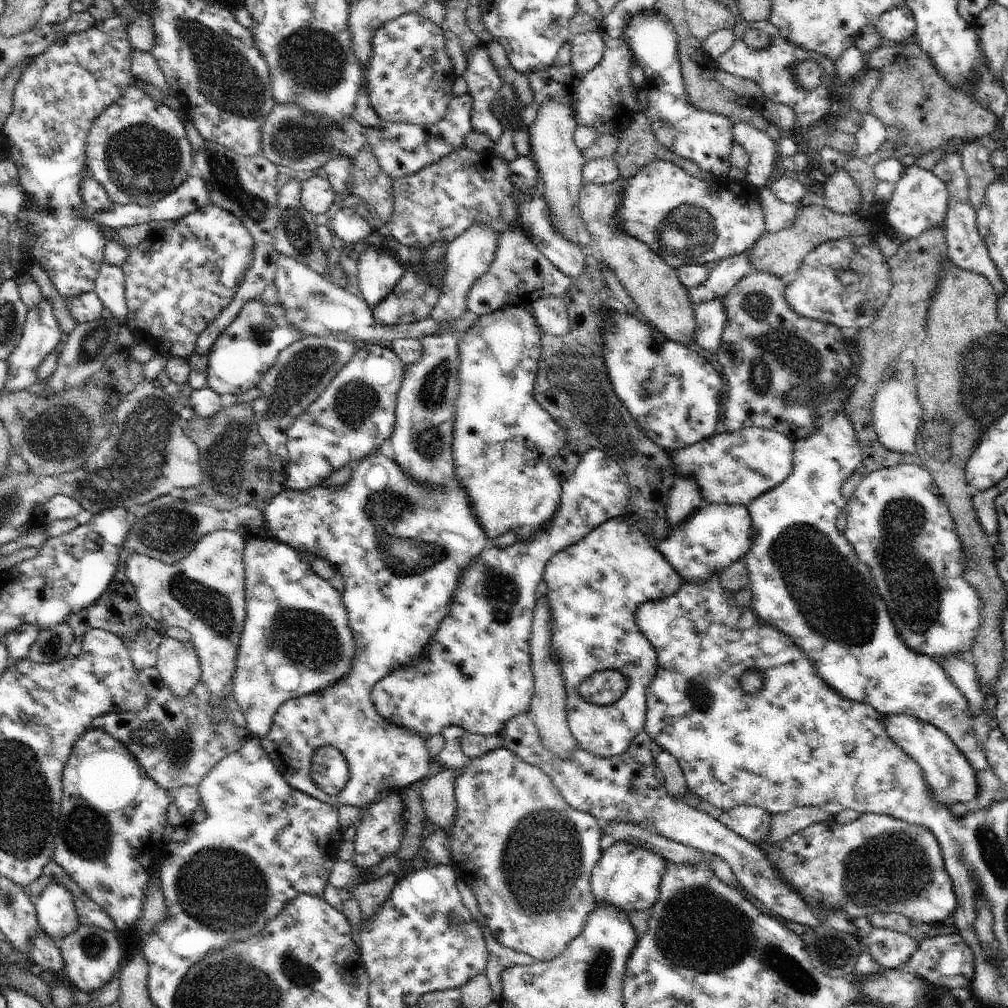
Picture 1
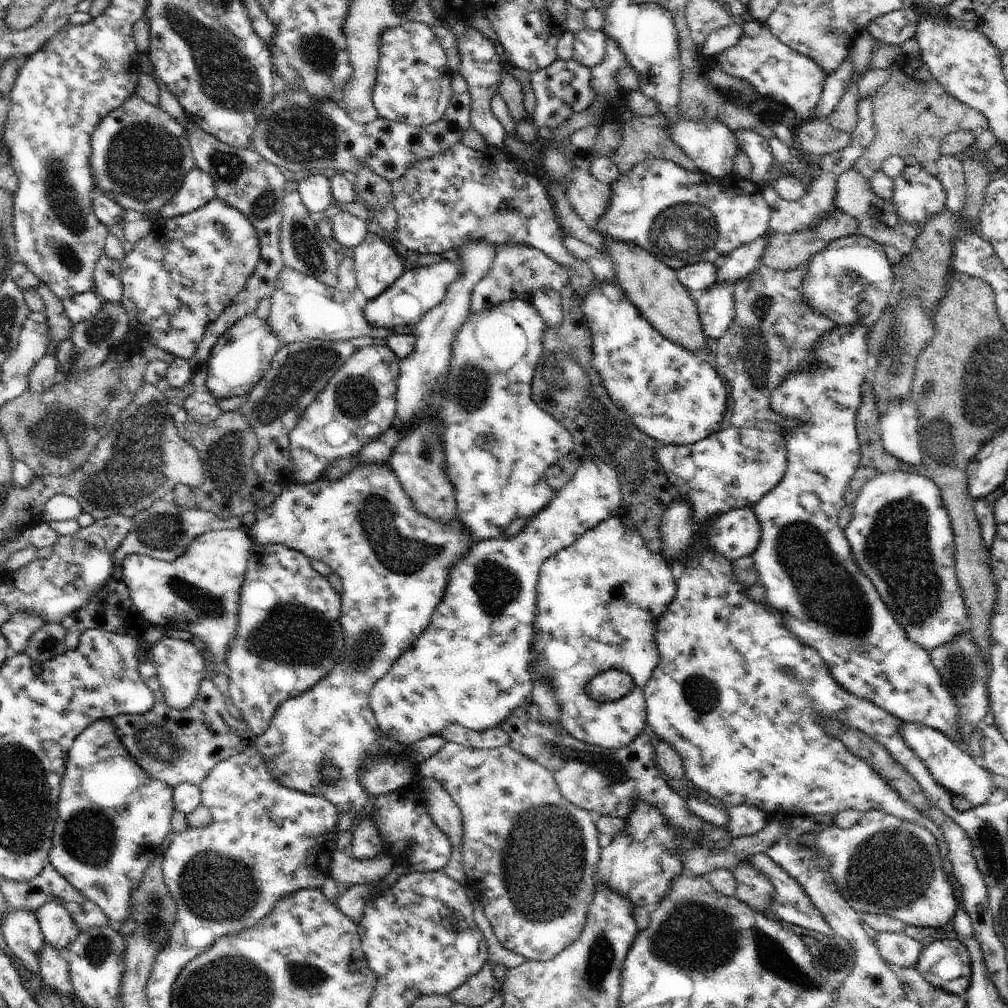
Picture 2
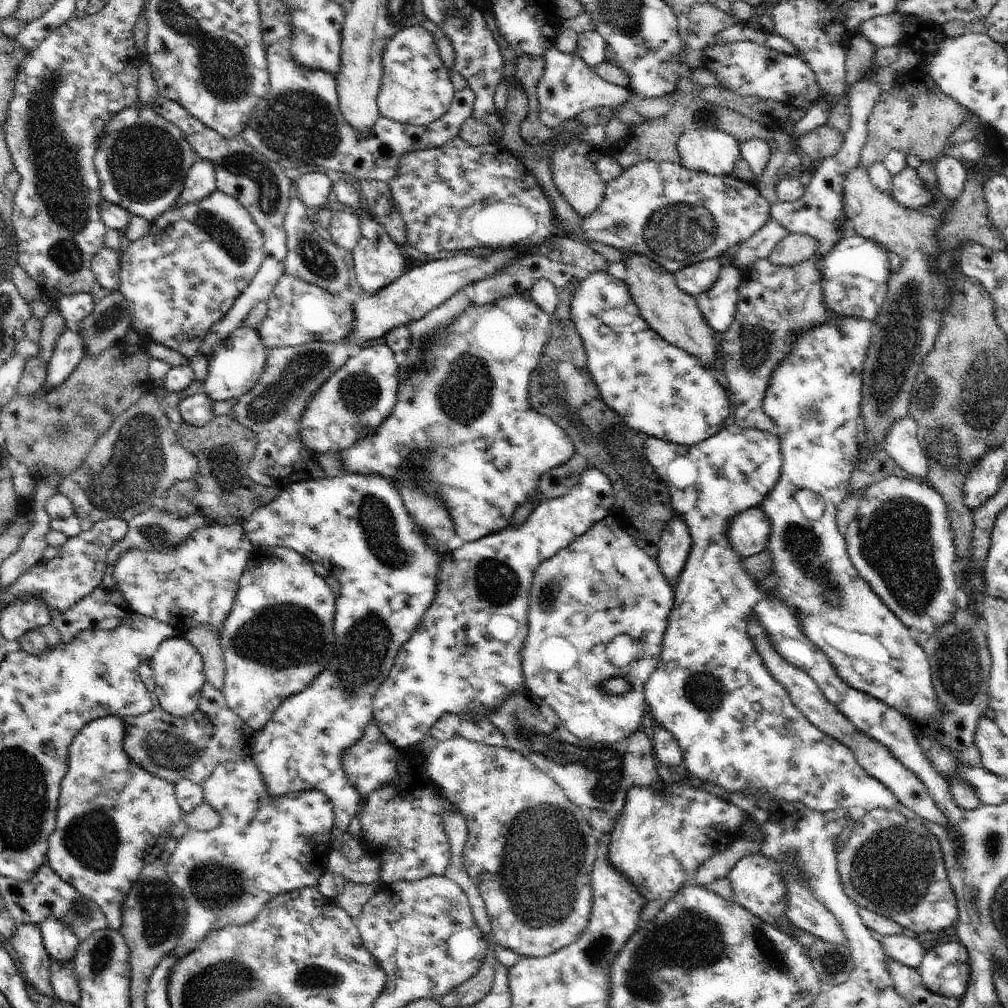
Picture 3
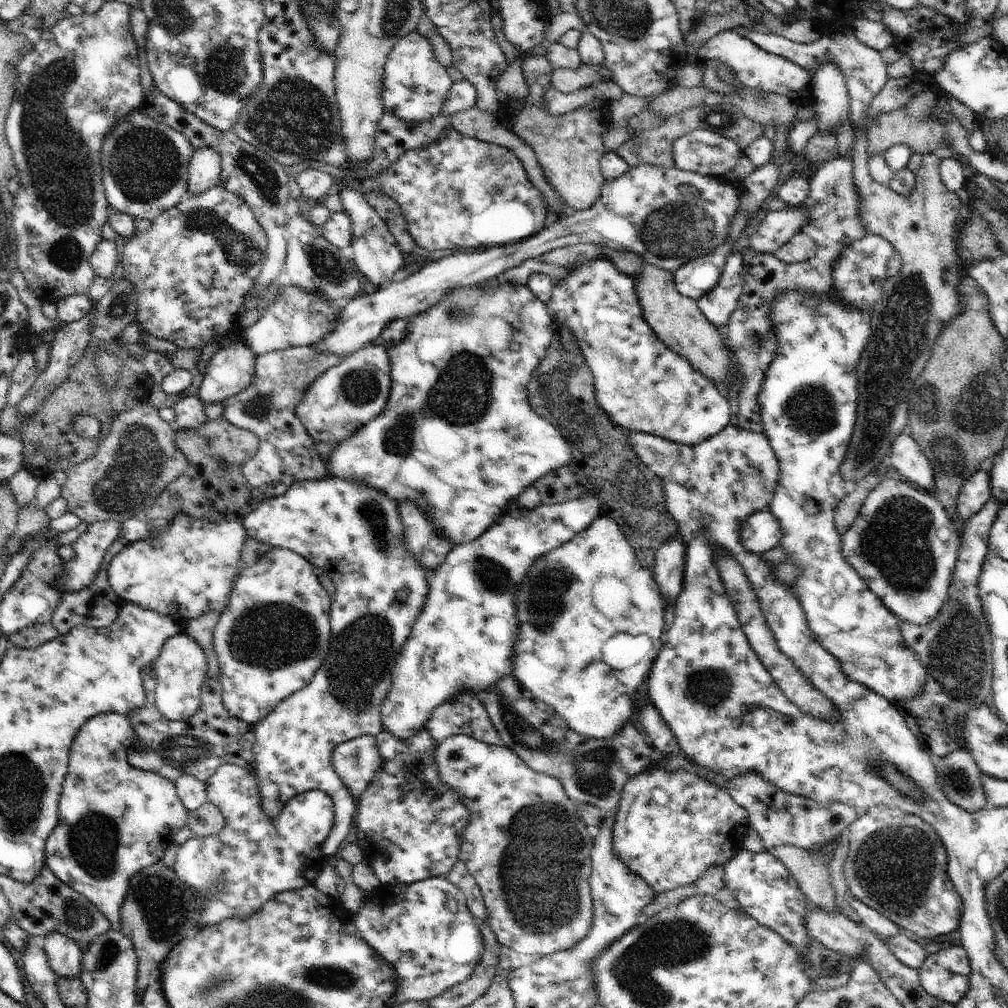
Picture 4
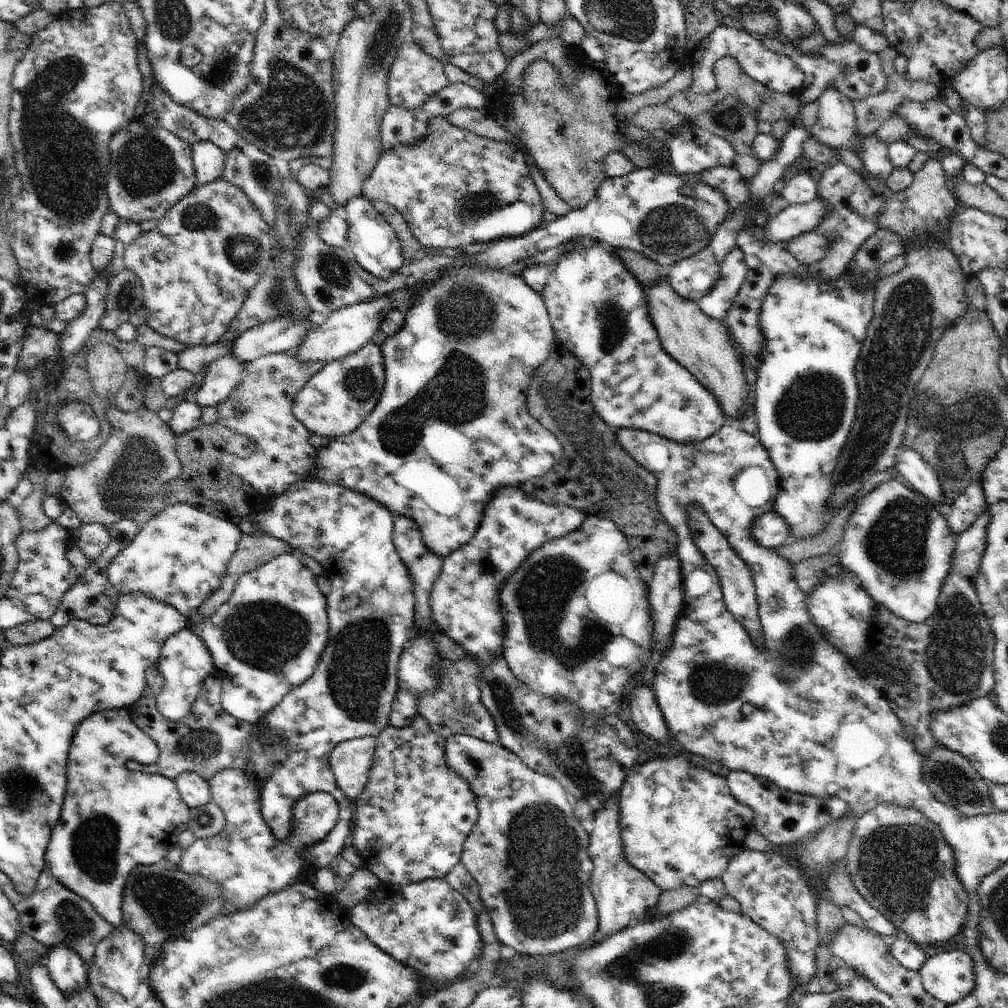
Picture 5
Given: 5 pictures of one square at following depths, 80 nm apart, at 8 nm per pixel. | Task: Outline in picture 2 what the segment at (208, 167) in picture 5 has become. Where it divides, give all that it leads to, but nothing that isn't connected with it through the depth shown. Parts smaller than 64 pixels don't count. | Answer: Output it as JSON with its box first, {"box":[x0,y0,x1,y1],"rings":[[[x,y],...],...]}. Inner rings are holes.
{"box":[160,166,215,219],"rings":[[[195,166],[185,174],[179,191],[161,208],[160,214],[167,219],[198,210],[215,197],[215,192],[212,175]]]}

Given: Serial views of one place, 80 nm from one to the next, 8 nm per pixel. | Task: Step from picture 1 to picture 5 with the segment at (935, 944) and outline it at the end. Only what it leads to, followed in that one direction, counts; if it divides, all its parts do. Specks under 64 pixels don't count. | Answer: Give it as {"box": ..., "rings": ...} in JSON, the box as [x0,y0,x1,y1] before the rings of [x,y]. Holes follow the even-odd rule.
{"box":[920,950,976,1005],"rings":[[[953,950],[928,957],[920,968],[926,992],[947,1005],[956,1004],[976,986],[975,964],[967,950]]]}

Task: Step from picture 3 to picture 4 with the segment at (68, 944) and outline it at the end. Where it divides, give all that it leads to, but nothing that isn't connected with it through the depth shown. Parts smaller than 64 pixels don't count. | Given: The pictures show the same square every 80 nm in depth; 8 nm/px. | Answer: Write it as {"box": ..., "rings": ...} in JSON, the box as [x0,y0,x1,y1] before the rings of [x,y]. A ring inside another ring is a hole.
{"box":[44,933,83,978],"rings":[[[50,933],[45,936],[44,950],[57,978],[80,978],[83,952],[71,938],[62,933]]]}

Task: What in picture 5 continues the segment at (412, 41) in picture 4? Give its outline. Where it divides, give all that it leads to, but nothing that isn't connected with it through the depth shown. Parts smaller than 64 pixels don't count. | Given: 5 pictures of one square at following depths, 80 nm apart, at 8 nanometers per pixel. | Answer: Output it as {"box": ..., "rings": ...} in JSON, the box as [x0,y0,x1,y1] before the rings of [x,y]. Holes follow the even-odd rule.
{"box":[389,39,449,109],"rings":[[[408,39],[399,48],[389,74],[389,97],[392,105],[402,105],[407,109],[423,107],[426,99],[449,85],[443,73],[443,61],[424,52],[417,43]]]}

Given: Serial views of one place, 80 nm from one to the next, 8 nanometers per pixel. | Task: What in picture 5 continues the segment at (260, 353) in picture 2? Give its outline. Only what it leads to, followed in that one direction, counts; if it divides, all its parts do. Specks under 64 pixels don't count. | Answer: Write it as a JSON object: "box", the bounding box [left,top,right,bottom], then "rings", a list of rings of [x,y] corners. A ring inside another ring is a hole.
{"box":[195,352,245,408],"rings":[[[231,352],[215,360],[204,372],[195,401],[202,408],[217,407],[242,382],[245,366]]]}

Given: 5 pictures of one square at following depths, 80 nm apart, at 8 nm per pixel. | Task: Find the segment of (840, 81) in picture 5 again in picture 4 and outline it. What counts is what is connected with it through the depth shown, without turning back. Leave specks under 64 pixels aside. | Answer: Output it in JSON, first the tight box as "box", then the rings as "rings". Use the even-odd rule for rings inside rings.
{"box":[735,27,890,129],"rings":[[[736,27],[735,31],[749,38],[765,51],[783,56],[805,68],[812,80],[819,68],[819,63],[833,61],[841,69],[847,84],[847,91],[850,97],[851,125],[854,129],[857,129],[859,122],[863,119],[870,101],[882,90],[882,87],[890,79],[887,74],[887,64],[882,58],[881,51],[877,51],[860,42],[854,36],[852,29],[824,32],[820,40],[810,44],[794,43],[776,33],[764,34],[755,32],[750,27]]]}

